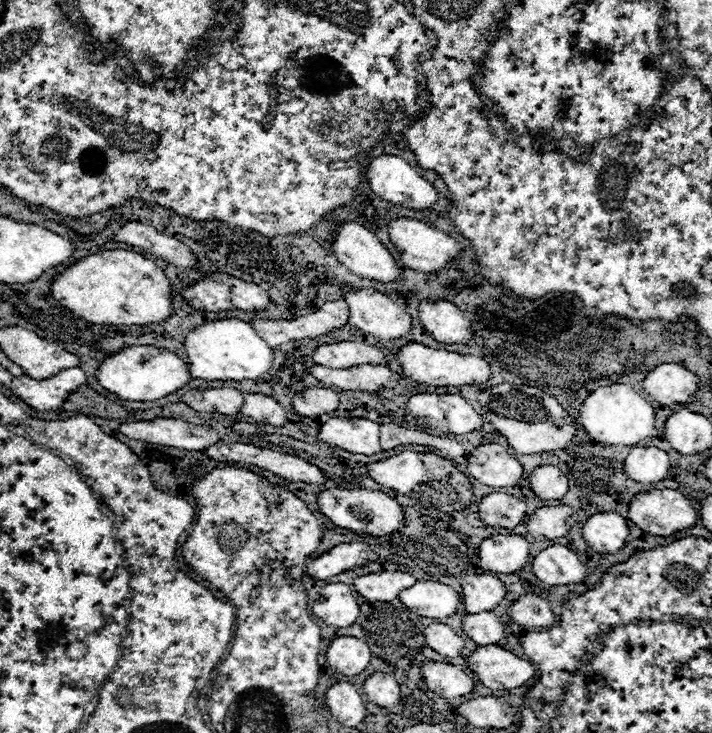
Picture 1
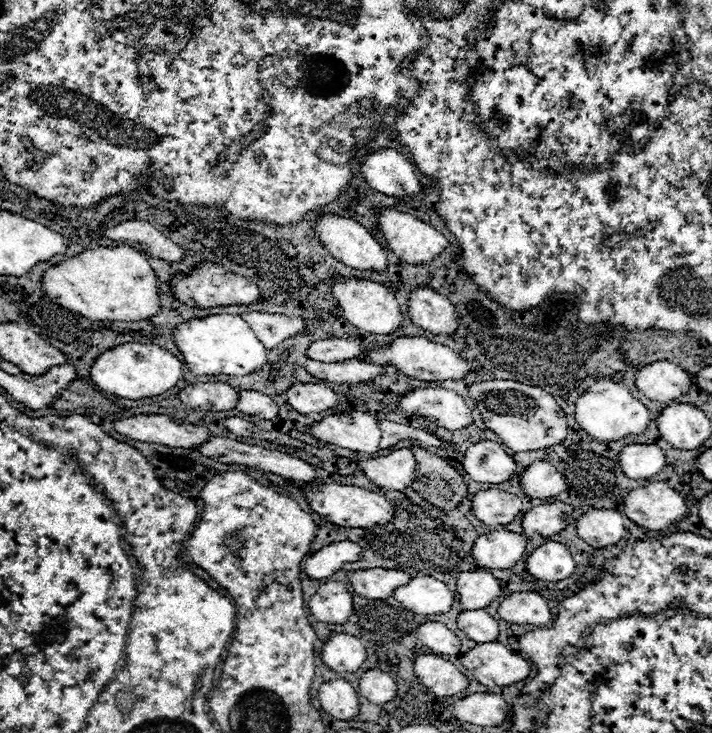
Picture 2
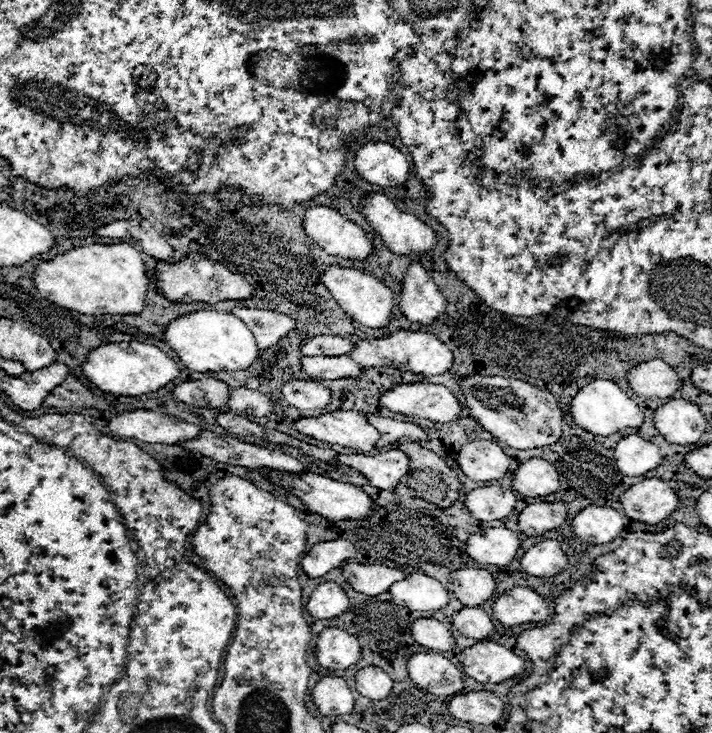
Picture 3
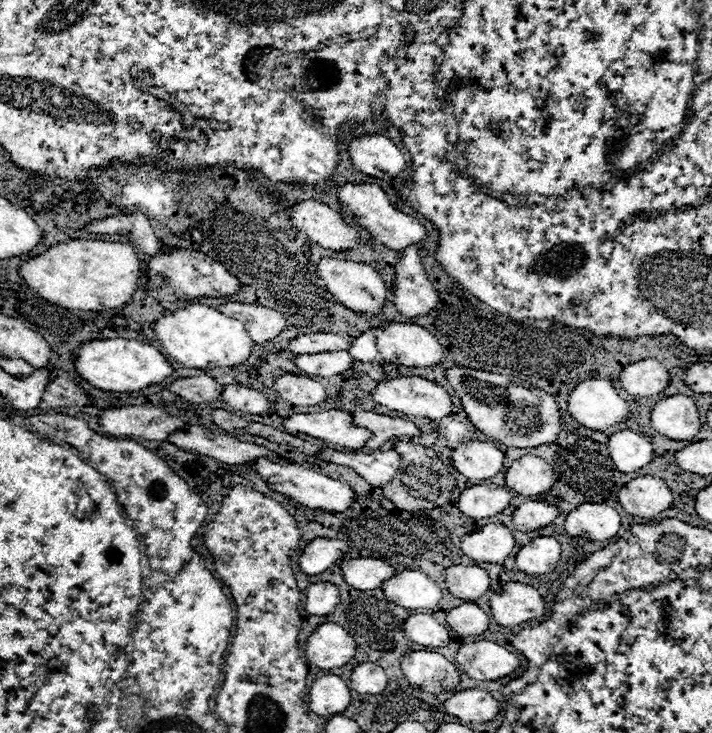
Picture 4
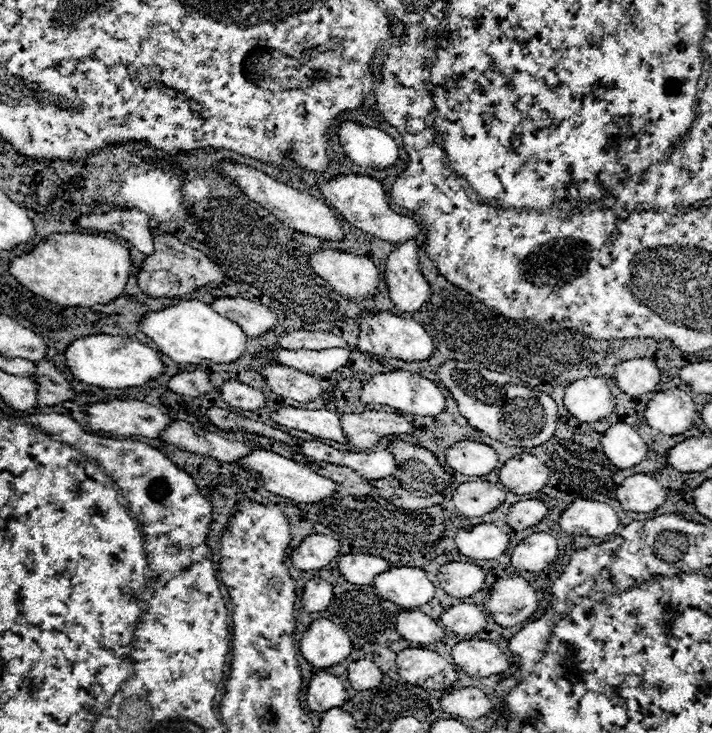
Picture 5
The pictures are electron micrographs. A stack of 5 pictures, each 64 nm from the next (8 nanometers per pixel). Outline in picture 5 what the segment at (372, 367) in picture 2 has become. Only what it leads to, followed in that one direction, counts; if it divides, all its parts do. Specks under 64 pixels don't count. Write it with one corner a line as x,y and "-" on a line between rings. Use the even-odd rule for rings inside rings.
276,348
276,358
280,364
292,366
300,372
308,372
312,376
330,374
338,368
346,366
350,360
348,348
328,348
328,350
284,350

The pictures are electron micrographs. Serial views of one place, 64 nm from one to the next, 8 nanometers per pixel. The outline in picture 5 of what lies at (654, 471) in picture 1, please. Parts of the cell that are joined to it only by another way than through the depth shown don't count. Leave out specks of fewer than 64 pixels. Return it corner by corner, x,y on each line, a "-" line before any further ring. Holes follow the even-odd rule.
618,422
604,432
602,450
616,468
626,470
646,458
648,444
640,438
634,428
624,422

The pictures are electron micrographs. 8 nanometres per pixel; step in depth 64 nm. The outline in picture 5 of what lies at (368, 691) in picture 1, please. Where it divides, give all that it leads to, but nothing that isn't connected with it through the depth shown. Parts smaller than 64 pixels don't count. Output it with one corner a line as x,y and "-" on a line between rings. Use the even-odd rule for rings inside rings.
358,660
348,666
348,682
354,690
372,690
382,684
382,670
370,660

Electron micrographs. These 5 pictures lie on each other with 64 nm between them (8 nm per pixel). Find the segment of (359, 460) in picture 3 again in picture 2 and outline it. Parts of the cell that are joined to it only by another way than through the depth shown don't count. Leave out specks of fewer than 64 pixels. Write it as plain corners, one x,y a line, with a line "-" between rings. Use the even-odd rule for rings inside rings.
410,448
394,450
380,458
362,458
358,466
364,470
366,478
384,490
404,490
418,478
416,458

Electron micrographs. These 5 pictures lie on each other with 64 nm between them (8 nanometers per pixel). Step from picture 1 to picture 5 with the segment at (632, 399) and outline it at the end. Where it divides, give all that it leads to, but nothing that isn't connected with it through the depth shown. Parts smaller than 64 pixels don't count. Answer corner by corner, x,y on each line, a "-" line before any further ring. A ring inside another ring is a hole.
590,376
572,382
564,390
564,404
572,416
586,424
614,416
616,410
616,400
612,398
610,388
604,384
604,380

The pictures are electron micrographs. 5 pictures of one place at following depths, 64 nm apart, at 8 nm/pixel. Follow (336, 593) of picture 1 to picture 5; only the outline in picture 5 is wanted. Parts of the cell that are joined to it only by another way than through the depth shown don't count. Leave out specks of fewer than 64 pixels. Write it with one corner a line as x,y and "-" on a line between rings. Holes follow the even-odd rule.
314,578
304,586
302,608
304,608
304,612
310,612
310,614
324,612
330,606
332,598
334,598
332,586
320,578

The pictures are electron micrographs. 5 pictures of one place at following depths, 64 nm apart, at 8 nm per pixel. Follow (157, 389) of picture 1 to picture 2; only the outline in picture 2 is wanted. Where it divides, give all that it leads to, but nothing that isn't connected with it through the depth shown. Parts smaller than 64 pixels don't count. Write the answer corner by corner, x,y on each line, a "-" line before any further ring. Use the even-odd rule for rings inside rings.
128,344
128,346
116,346
108,350
106,354
98,356
92,370
90,378
94,384
114,396
128,398
128,400
140,400
140,398
152,398
168,392
182,380
182,362
172,356
168,350
154,346
154,344

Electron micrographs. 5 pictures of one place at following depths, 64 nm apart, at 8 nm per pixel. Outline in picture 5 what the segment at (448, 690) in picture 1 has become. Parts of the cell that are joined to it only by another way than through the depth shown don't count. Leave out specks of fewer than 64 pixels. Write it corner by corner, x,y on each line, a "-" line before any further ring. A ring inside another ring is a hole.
406,648
398,654
396,664
402,680
426,690
448,690
456,682
454,666
434,650

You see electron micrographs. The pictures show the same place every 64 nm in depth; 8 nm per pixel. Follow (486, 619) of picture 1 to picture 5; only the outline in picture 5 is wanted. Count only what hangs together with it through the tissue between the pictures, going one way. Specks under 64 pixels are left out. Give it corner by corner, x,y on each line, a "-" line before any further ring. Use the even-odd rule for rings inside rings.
456,604
440,616
440,624
456,634
476,634
486,626
486,614
474,604

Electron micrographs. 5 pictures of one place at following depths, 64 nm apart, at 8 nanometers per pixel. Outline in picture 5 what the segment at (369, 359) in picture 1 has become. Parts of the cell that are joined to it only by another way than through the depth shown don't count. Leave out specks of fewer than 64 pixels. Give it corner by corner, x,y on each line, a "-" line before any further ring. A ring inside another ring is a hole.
298,330
298,332
288,332
282,334
278,340
280,346
288,350
324,350
324,348
346,348
346,342
342,336
330,334
330,332
308,332
308,330

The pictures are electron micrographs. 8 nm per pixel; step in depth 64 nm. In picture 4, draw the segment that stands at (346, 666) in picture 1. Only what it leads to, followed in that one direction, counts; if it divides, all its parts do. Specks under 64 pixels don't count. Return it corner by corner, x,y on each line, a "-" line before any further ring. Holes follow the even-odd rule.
332,622
318,626
306,644
308,660
322,670
342,668
354,658
354,654
356,654
354,638
344,628

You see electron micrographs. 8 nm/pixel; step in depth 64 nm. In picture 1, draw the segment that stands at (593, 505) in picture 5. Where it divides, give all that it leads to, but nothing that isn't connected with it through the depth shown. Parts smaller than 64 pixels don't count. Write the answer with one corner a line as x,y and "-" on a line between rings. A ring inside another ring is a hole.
598,512
586,520
582,536
596,552
614,554
626,546
630,528
622,516
614,512

